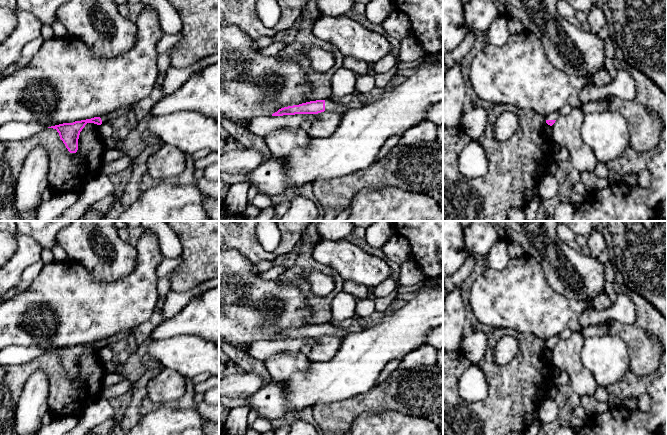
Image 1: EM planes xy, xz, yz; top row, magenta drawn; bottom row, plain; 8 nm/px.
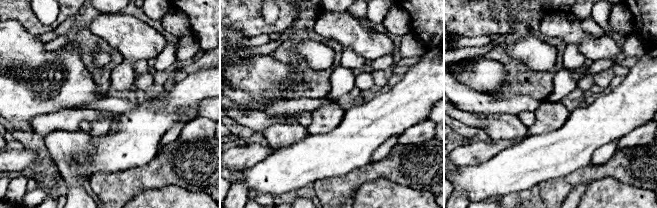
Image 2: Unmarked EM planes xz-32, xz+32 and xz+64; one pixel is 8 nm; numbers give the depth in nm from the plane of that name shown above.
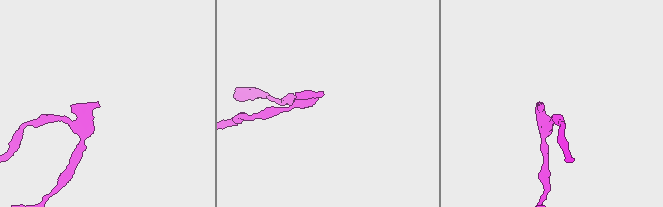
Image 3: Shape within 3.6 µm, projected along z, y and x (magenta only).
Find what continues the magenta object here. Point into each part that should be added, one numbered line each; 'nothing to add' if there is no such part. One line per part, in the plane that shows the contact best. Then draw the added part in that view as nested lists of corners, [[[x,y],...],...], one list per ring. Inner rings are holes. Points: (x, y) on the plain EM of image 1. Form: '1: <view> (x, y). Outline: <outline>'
1: xz (330, 329). Outline: [[[325,324],[325,335],[335,336],[343,340],[348,334],[350,333],[341,329],[339,326],[335,324]]]

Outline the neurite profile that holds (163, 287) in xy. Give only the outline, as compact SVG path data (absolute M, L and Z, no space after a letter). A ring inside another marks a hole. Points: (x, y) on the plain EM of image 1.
M172 273L162 277L159 279L158 284L157 284L157 292L159 297L161 296L166 296L170 291L170 277Z

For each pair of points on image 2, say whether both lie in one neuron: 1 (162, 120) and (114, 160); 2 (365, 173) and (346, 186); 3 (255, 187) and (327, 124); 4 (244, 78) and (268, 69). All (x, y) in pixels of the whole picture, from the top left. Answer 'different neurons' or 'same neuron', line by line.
1: same neuron
2: same neuron
3: different neurons
4: same neuron

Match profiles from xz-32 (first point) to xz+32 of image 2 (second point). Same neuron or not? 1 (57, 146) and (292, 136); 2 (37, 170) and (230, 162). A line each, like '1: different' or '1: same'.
1: same
2: different

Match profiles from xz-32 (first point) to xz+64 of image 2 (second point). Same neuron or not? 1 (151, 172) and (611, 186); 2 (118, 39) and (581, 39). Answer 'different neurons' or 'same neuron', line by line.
1: different neurons
2: same neuron

